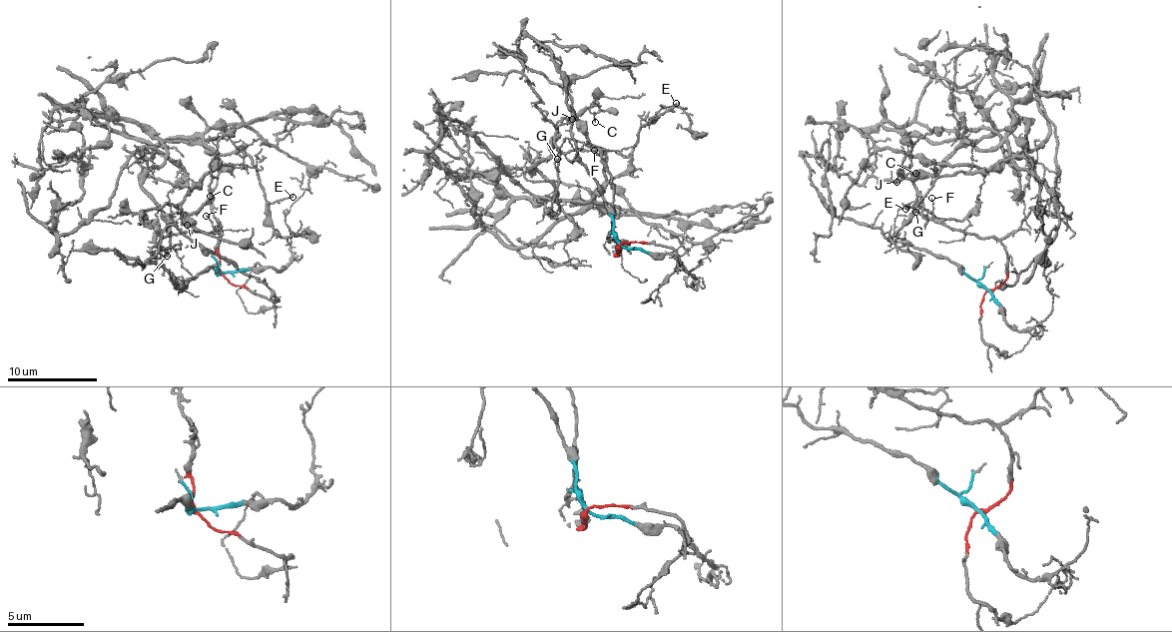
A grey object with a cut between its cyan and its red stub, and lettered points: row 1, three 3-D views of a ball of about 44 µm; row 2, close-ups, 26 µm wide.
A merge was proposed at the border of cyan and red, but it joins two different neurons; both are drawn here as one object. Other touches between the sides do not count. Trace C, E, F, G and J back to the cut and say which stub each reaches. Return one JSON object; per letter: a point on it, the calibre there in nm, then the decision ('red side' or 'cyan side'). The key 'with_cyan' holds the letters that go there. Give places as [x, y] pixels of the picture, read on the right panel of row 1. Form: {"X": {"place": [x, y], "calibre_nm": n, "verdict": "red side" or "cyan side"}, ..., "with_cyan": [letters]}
{"C": {"place": [915, 173], "calibre_nm": 70, "verdict": "red side"}, "E": {"place": [905, 209], "calibre_nm": 130, "verdict": "red side"}, "F": {"place": [931, 198], "calibre_nm": 110, "verdict": "red side"}, "G": {"place": [915, 212], "calibre_nm": 120, "verdict": "red side"}, "J": {"place": [896, 182], "calibre_nm": 160, "verdict": "red side"}, "with_cyan": []}

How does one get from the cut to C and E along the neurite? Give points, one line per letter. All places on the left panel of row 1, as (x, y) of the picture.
C: (222, 275), (219, 220), (222, 230), (212, 234), (168, 233), (168, 219), (173, 213), (194, 212), (211, 195)
E: (222, 275), (219, 220), (216, 234), (174, 235), (142, 182), (168, 142), (243, 149), (268, 202), (292, 196)

